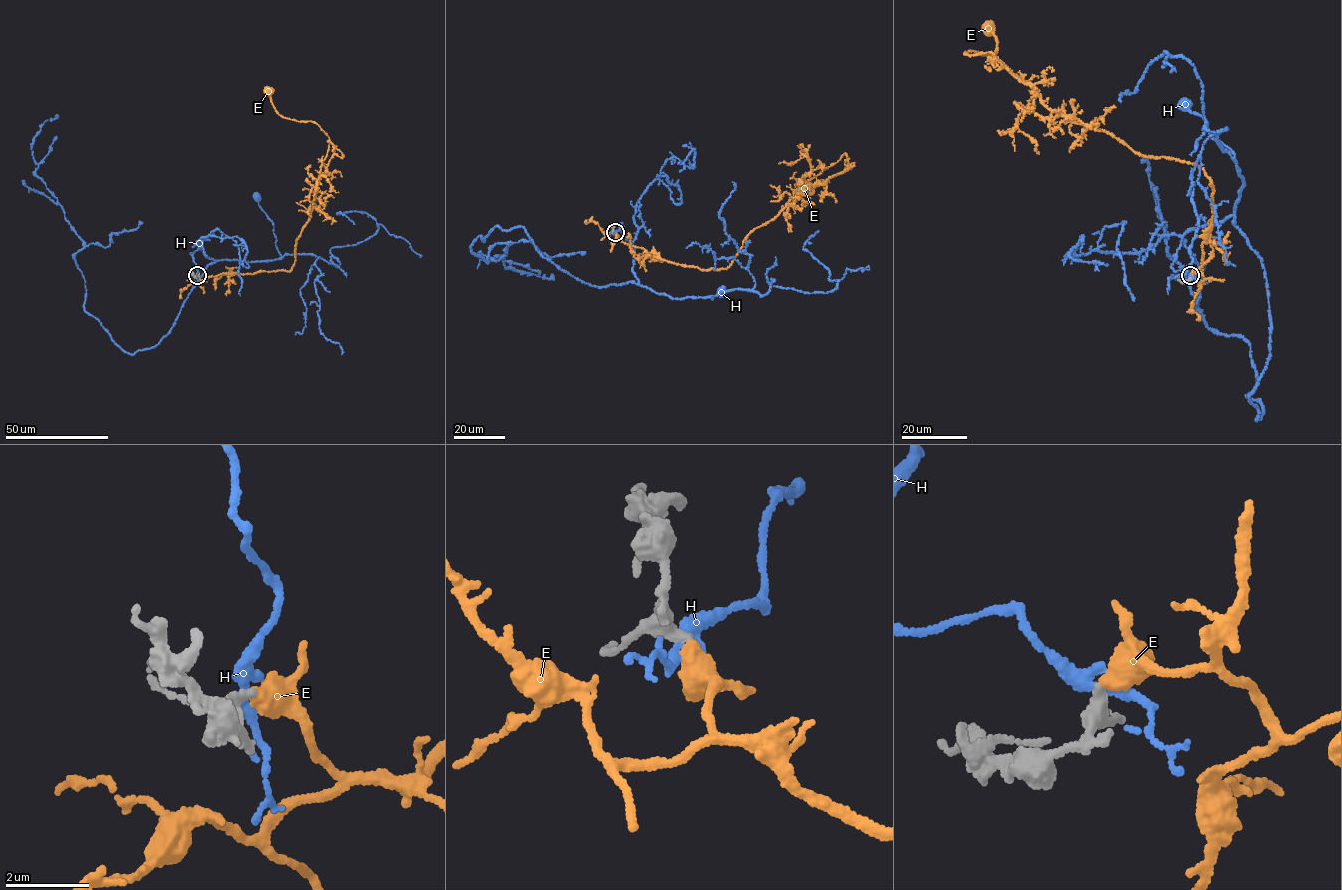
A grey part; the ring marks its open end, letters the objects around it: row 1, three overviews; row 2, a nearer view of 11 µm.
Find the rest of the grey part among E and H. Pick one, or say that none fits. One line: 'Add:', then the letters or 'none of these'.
Add: E

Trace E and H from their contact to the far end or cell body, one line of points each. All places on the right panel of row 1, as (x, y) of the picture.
E: (1190, 275), (1213, 217), (1204, 171), (1138, 154), (1053, 112), (989, 52), (964, 54), (995, 54), (987, 28)
H: (1191, 276), (1171, 266), (1182, 236), (1227, 219), (1244, 183), (1233, 151), (1213, 138), (1207, 120), (1182, 105)

